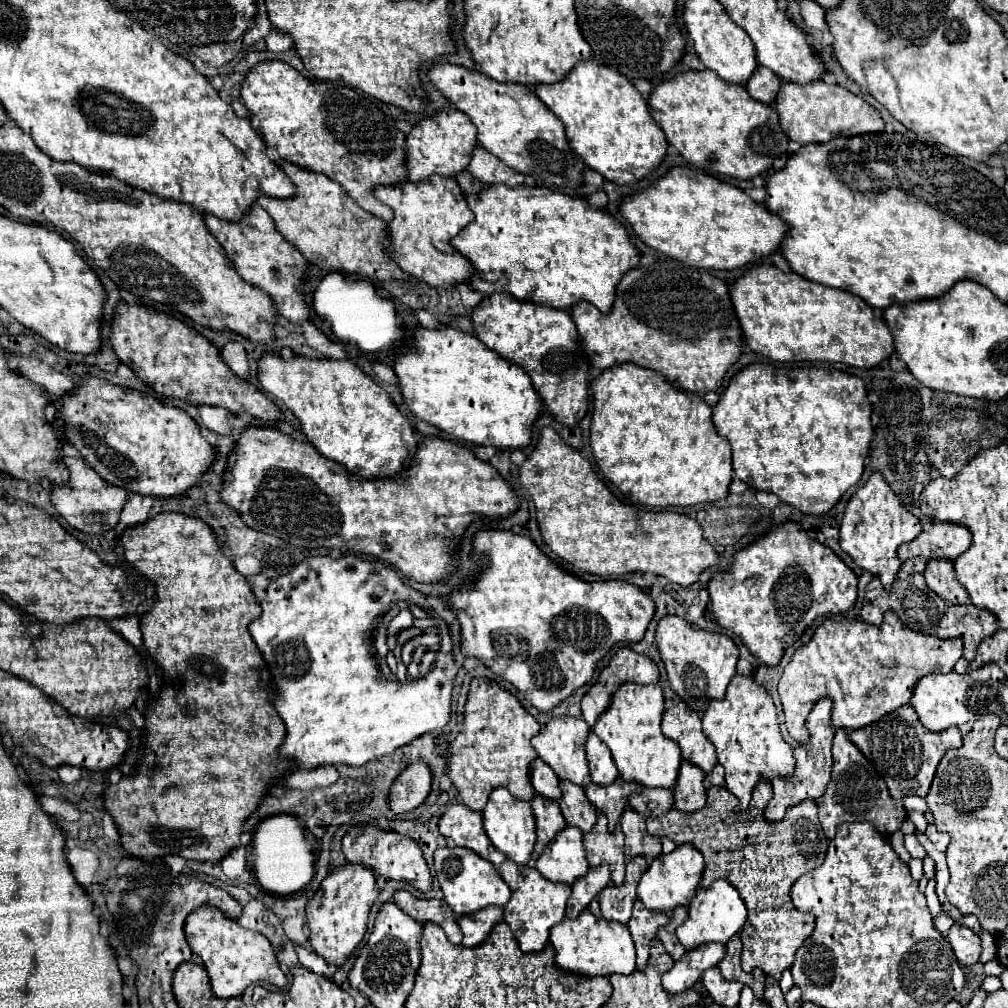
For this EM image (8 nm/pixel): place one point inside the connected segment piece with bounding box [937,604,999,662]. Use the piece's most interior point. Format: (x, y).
(971, 624)

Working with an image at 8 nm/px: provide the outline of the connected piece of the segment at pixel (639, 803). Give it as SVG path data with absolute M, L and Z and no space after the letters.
M643 788L641 794L633 794L629 800L629 808L643 816L661 816L673 808L671 790L663 788Z

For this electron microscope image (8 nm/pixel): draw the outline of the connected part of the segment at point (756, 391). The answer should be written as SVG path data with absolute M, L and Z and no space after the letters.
M751 364L751 366L743 368L721 394L719 404L713 408L713 424L715 424L717 432L725 440L729 440L729 444L733 448L733 470L739 480L747 482L755 490L777 494L781 502L797 508L803 514L819 514L819 516L827 514L839 502L839 498L861 480L861 474L865 468L865 458L869 456L871 436L873 436L871 402L867 400L867 390L865 390L863 380L859 376L851 376L841 370L833 370L833 368L777 368L773 364Z

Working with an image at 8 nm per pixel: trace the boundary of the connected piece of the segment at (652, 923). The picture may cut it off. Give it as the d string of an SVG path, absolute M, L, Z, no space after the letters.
M639 900L635 902L633 916L631 916L627 928L629 928L635 948L637 948L637 970L643 970L647 966L651 940L657 936L657 930L665 924L669 924L667 914L653 914L651 910L645 910L645 906Z

